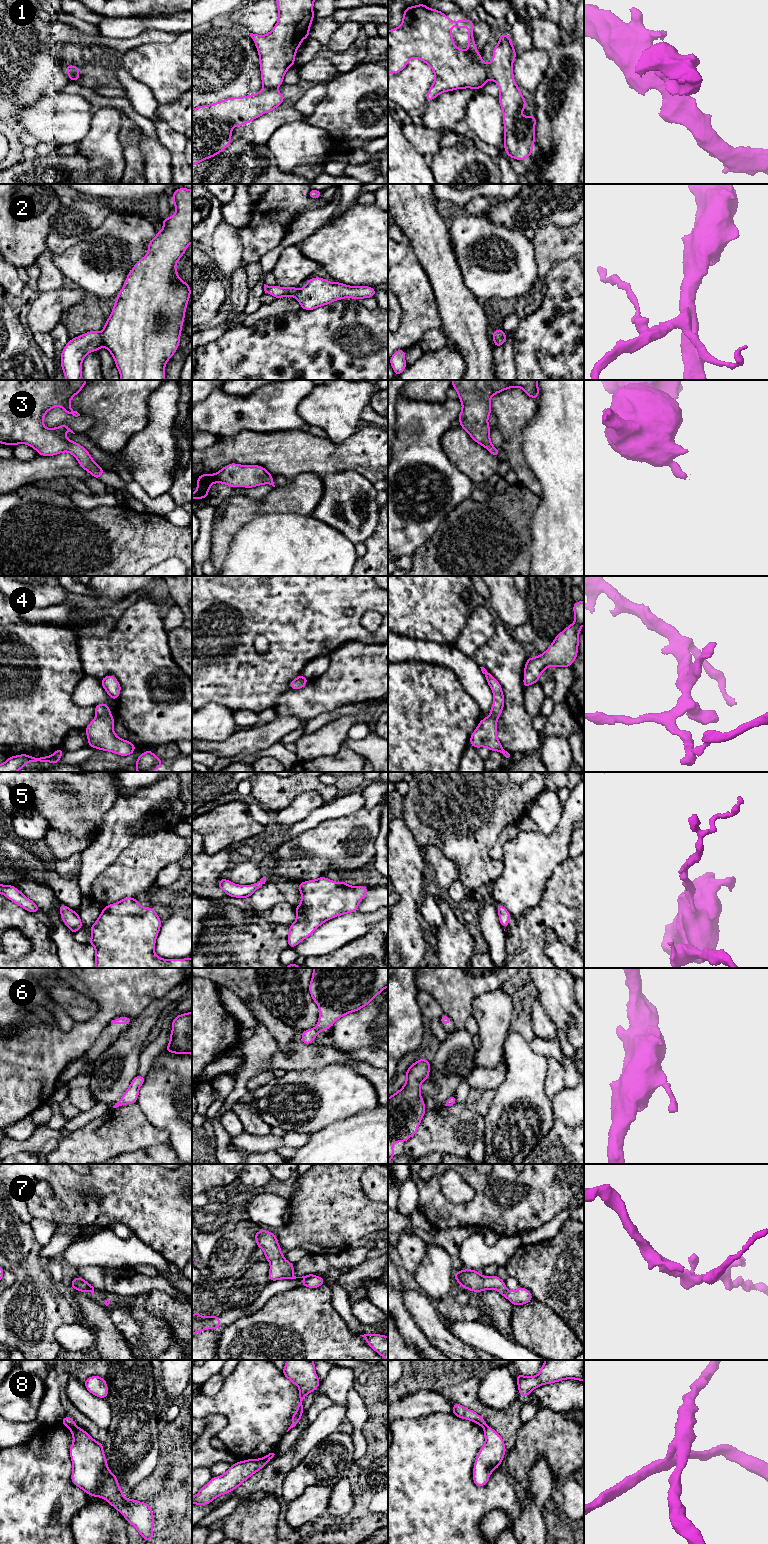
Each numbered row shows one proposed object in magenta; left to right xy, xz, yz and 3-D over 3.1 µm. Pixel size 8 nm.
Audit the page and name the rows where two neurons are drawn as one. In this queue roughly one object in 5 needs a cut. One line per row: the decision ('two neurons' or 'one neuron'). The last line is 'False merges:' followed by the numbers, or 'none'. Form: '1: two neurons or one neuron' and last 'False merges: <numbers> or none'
1: two neurons
2: one neuron
3: one neuron
4: one neuron
5: one neuron
6: one neuron
7: one neuron
8: two neurons
False merges: 1, 8

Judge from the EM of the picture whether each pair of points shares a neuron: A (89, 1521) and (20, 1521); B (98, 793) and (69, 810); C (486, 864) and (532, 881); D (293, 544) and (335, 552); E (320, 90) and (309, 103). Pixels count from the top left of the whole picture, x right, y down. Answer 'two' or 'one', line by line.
A: two
B: one
C: two
D: one
E: one

